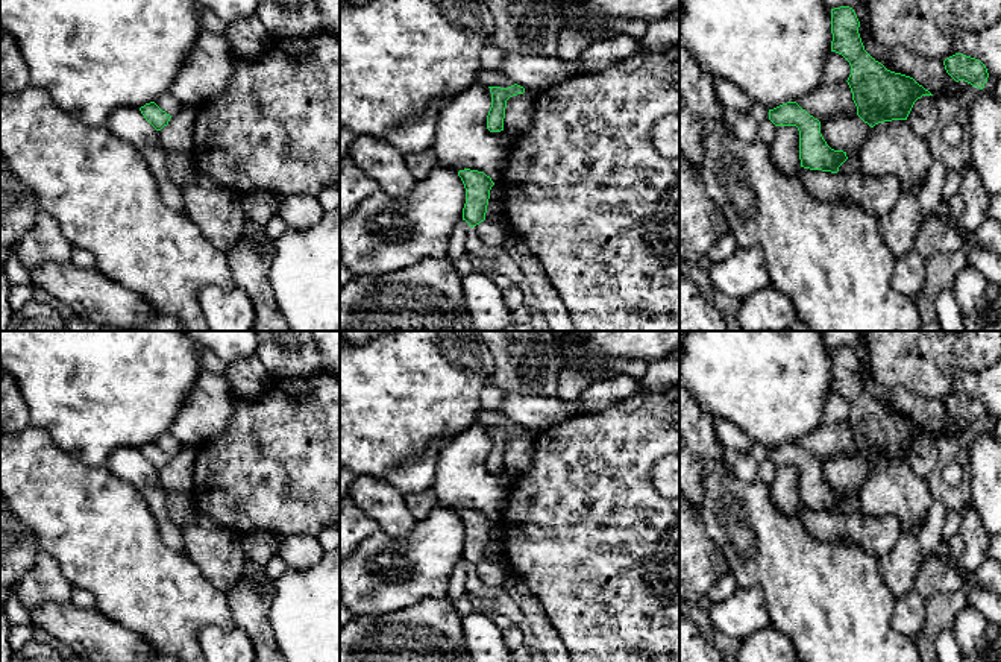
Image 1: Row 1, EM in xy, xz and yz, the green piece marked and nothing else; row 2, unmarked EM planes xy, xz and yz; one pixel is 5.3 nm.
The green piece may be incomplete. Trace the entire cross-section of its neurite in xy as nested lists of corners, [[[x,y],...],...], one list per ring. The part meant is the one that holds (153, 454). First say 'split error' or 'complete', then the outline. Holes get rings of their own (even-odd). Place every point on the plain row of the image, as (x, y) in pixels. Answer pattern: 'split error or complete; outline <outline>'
complete; outline [[[155,442],[146,443],[140,451],[156,471],[167,466],[171,459],[171,456],[162,451]]]

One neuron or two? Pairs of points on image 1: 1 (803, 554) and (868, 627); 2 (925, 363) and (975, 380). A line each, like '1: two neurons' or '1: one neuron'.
1: one neuron
2: two neurons

